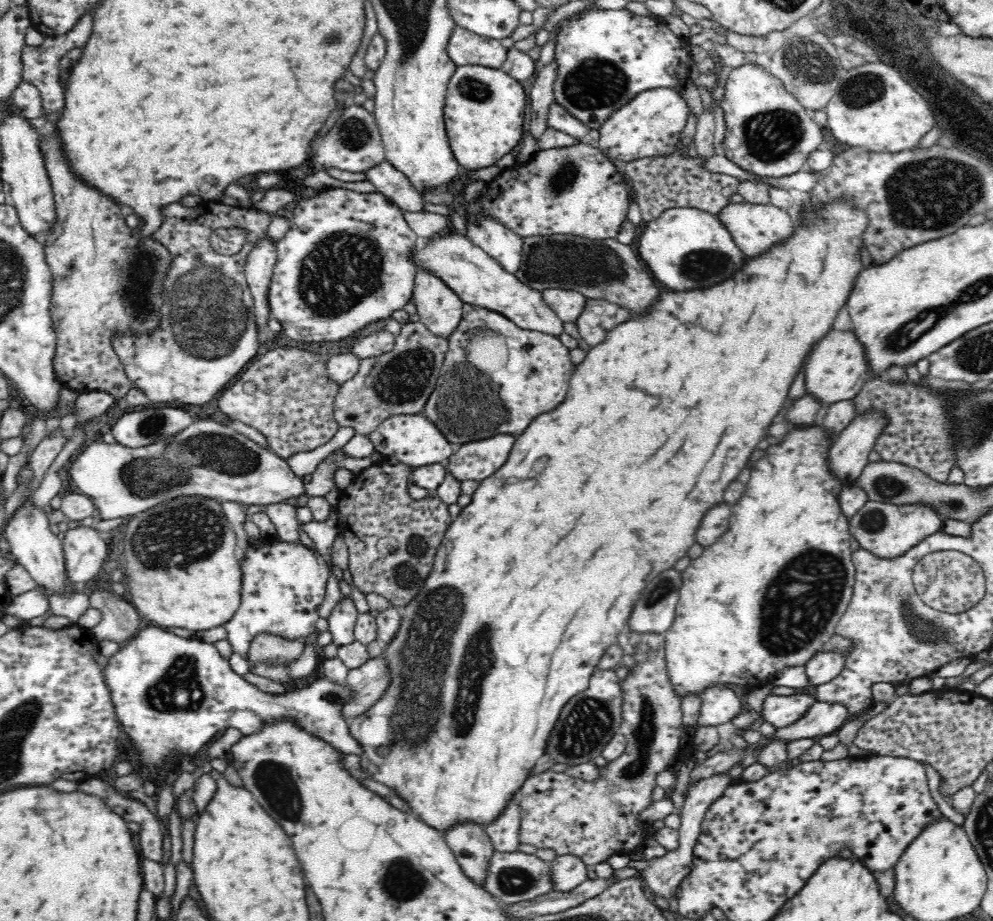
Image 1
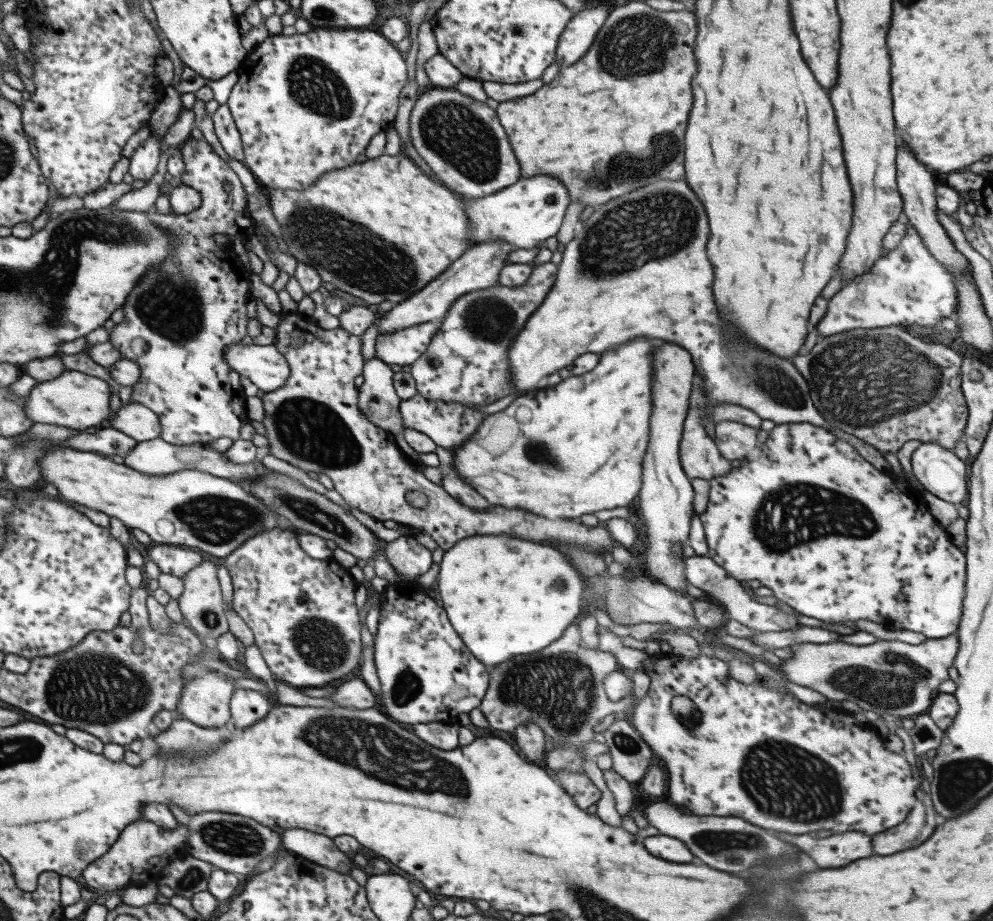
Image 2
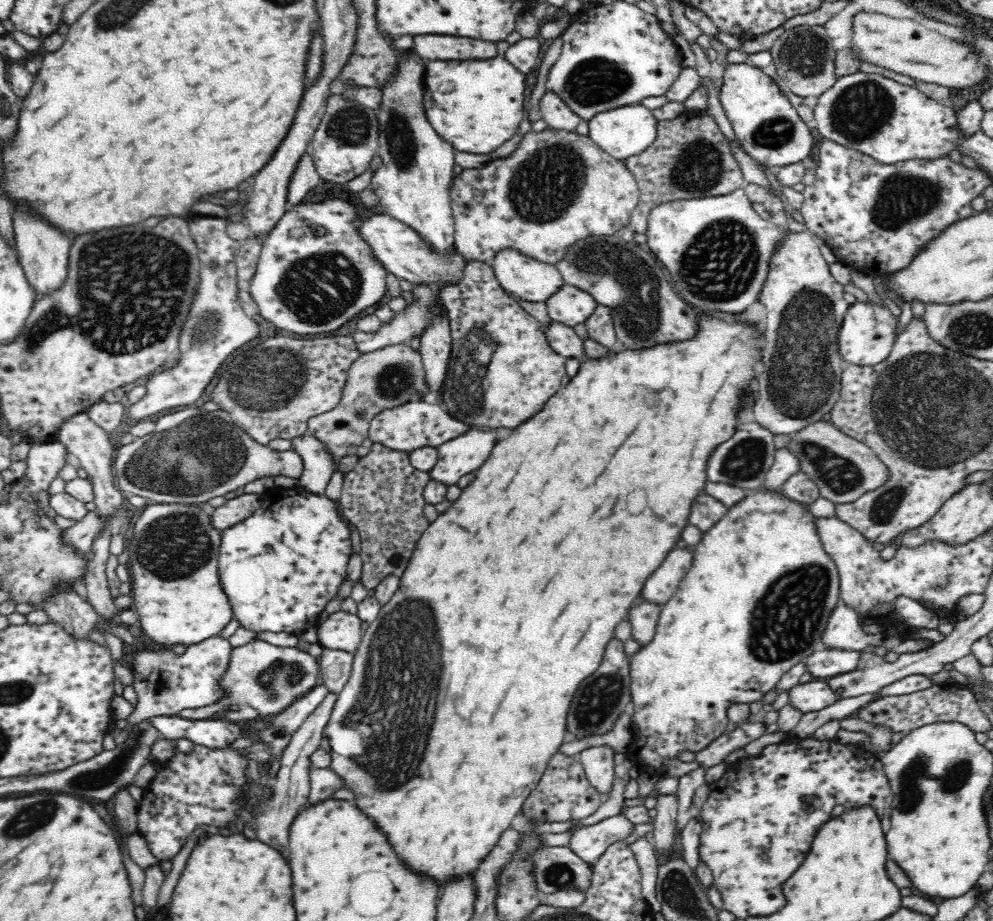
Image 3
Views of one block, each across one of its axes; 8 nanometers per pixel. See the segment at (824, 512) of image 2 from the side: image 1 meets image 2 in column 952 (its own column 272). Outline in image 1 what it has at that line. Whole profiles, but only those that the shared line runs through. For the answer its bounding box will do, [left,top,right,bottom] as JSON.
[222,541,330,660]

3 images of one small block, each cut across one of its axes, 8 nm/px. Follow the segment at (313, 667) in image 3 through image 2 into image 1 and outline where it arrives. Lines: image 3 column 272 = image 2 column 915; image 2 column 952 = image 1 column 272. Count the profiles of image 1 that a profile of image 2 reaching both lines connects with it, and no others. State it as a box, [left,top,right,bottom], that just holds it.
[249,632,306,665]

